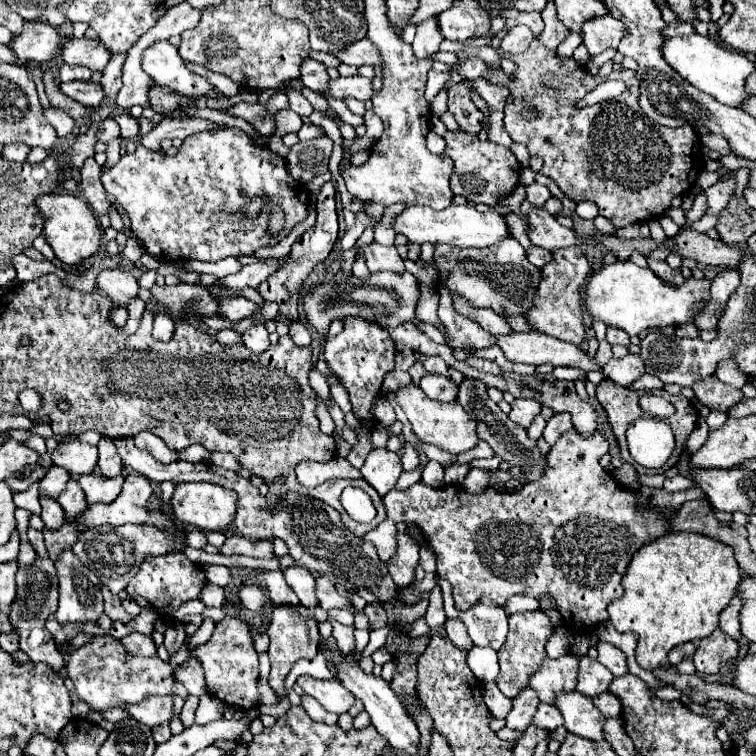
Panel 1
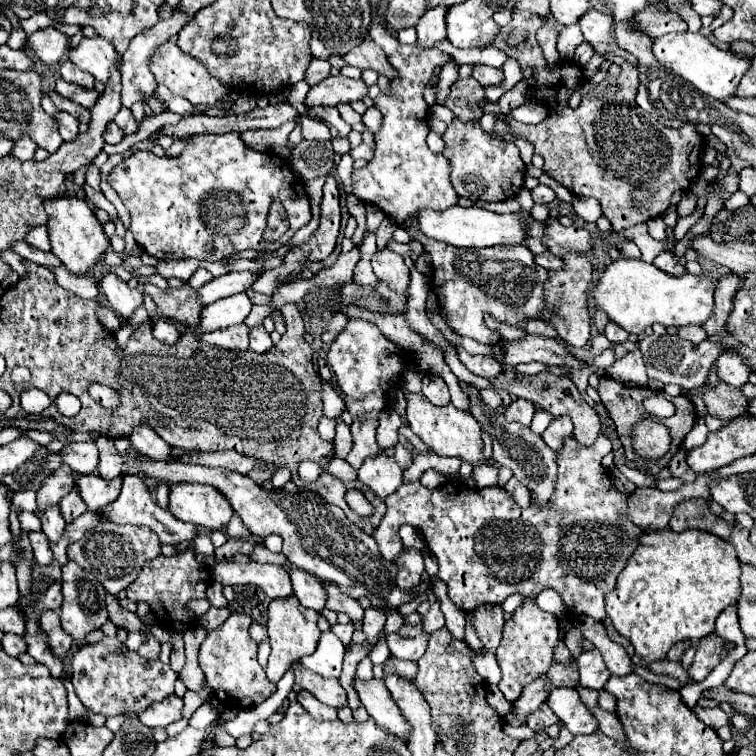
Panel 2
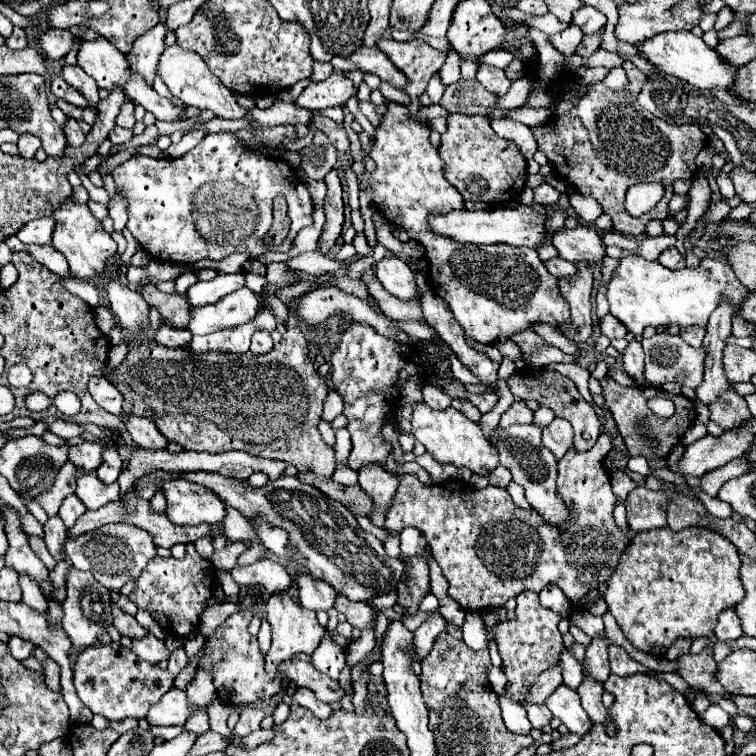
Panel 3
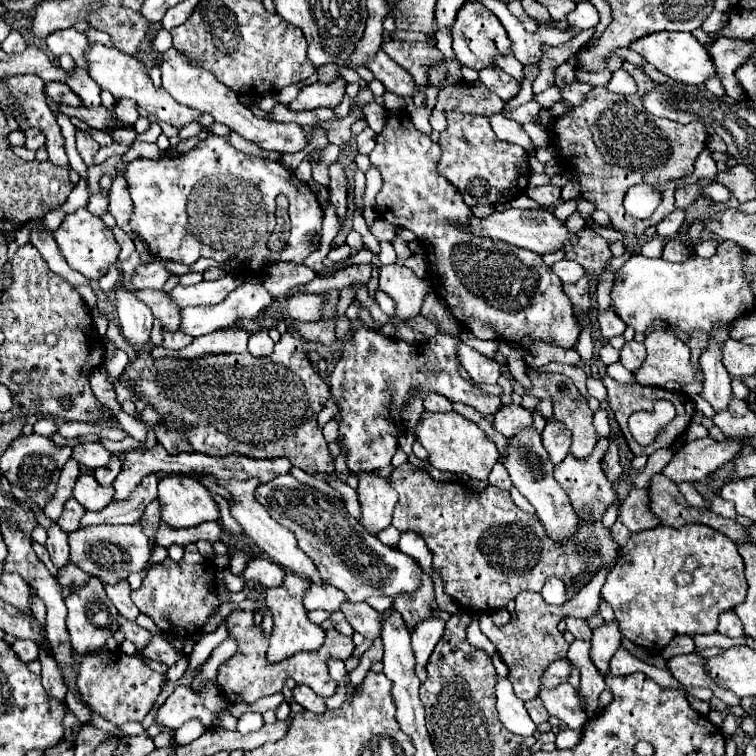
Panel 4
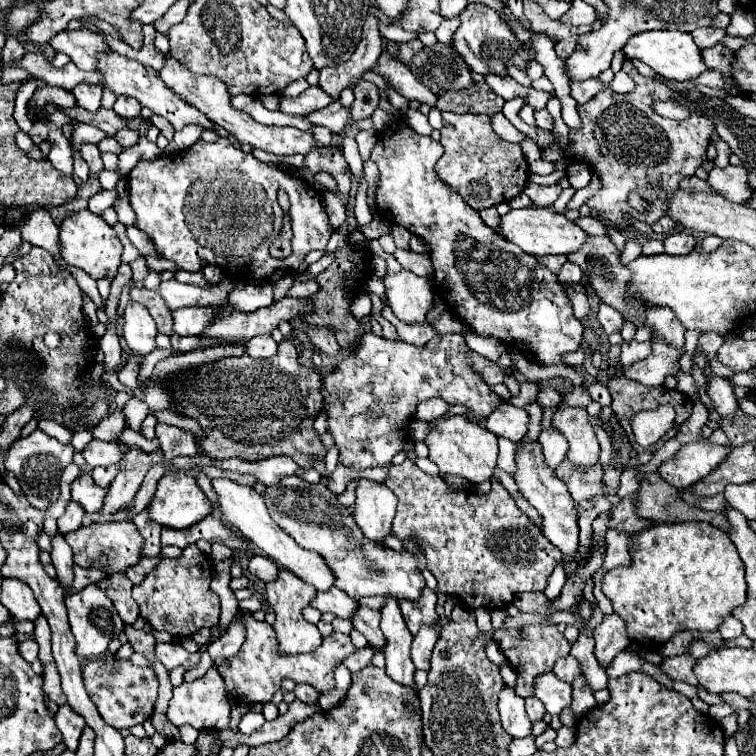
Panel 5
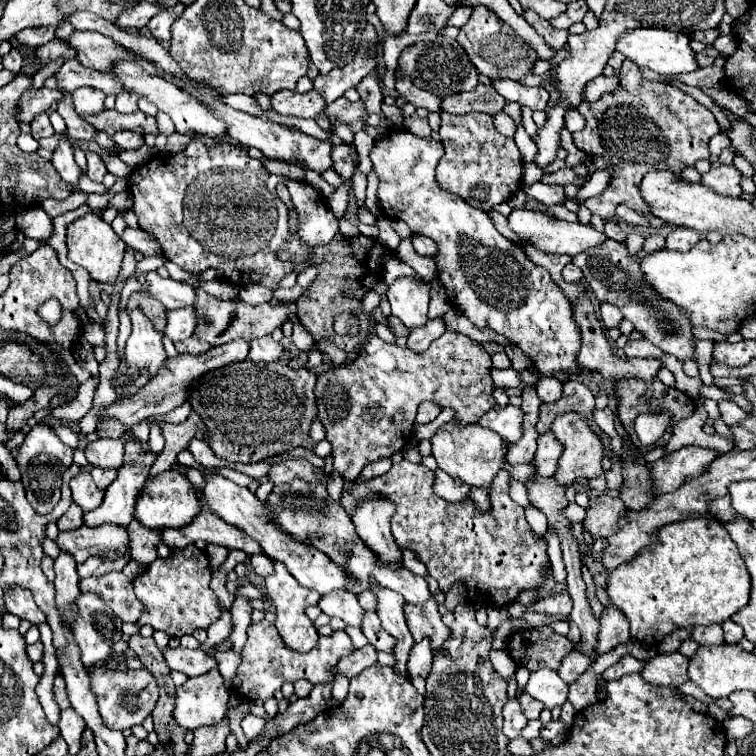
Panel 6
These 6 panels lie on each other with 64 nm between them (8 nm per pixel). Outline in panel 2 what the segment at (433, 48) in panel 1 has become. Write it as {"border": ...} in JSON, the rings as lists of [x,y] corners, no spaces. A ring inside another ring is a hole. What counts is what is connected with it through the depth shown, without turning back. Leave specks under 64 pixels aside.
{"border":[[[434,8],[432,12],[426,12],[418,20],[418,24],[416,24],[418,40],[416,40],[416,44],[420,48],[434,48],[436,42],[446,40],[446,36],[444,36],[444,12],[446,12],[446,8]]]}

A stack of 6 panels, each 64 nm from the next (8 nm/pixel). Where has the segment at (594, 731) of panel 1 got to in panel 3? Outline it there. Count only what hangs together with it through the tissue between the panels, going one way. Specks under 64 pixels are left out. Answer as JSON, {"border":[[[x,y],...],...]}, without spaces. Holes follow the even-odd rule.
{"border":[[[560,684],[552,696],[544,702],[548,706],[548,710],[562,720],[562,724],[578,736],[584,736],[590,728],[592,728],[592,720],[588,718],[588,714],[584,712],[582,704],[580,704],[580,696],[576,690],[568,688],[566,684]]]}

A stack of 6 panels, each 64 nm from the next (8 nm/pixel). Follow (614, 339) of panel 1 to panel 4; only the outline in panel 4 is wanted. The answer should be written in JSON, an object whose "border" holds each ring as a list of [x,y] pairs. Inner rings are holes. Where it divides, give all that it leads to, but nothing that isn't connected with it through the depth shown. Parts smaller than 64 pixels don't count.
{"border":[[[610,308],[604,310],[604,312],[598,312],[598,322],[600,322],[600,332],[602,332],[604,338],[622,336],[624,330],[626,330],[626,324]]]}

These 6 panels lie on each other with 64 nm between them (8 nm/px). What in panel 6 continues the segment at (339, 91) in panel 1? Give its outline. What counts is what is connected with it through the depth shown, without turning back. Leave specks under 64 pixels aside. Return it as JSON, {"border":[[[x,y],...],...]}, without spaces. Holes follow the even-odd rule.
{"border":[[[314,88],[304,94],[298,94],[294,90],[276,92],[270,96],[270,100],[272,108],[278,114],[290,114],[300,118],[316,118],[326,108],[326,100]]]}

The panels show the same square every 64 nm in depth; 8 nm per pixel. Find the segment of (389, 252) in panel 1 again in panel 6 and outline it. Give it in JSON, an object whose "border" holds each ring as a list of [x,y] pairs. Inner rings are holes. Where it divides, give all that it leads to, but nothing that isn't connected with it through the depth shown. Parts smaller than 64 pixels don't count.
{"border":[[[410,276],[396,278],[388,286],[388,300],[392,304],[392,316],[400,318],[406,328],[424,326],[428,322],[430,282]]]}

